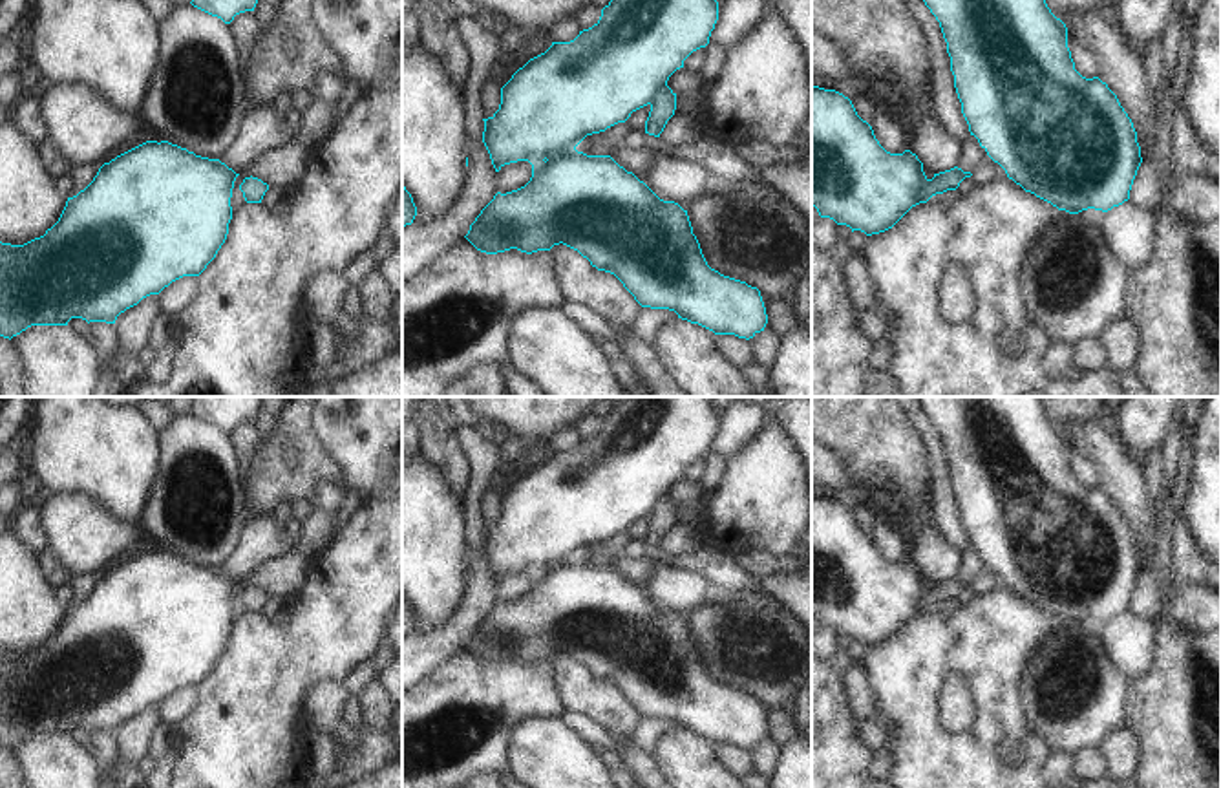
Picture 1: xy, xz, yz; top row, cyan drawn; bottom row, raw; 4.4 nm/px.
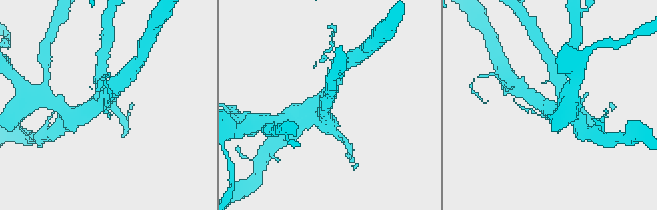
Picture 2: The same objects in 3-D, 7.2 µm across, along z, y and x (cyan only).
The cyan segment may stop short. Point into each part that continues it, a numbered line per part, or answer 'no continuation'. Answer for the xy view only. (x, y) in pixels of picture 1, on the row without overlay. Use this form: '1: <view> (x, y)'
no continuation

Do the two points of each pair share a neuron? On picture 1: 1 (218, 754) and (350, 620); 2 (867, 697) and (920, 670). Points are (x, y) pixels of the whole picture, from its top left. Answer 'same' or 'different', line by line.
1: same
2: different

